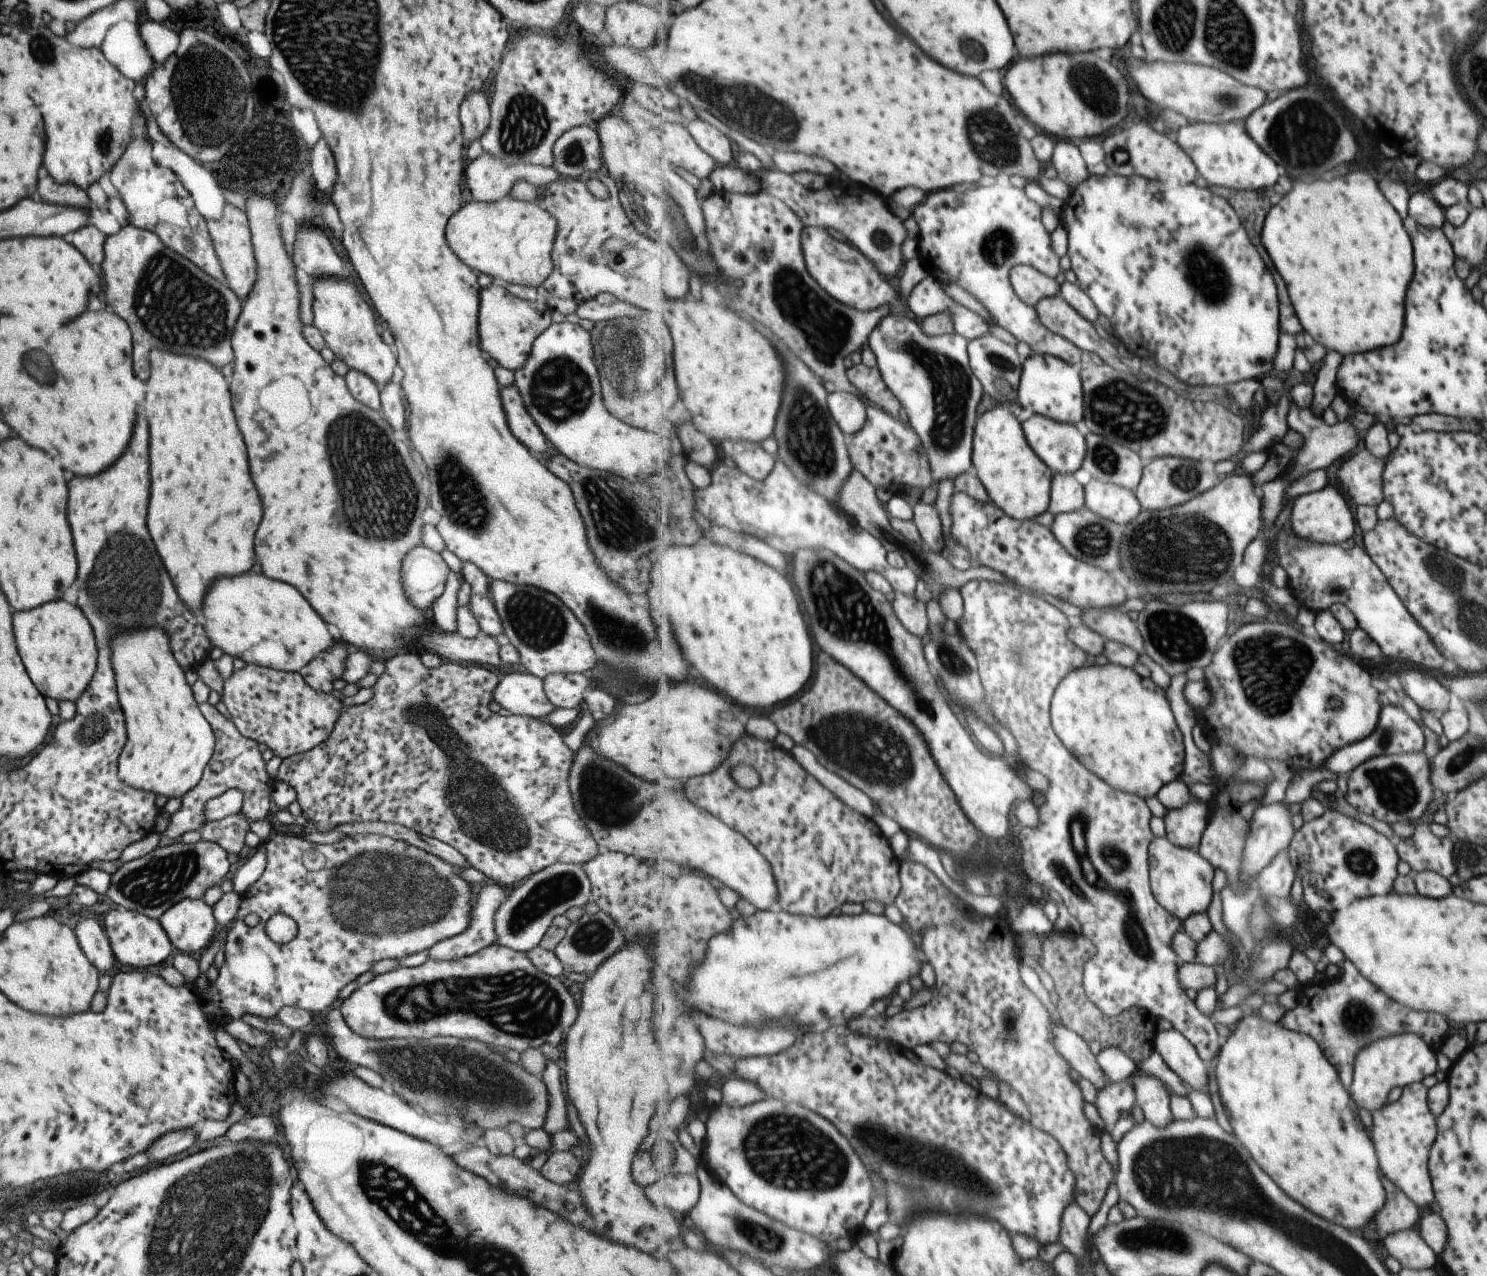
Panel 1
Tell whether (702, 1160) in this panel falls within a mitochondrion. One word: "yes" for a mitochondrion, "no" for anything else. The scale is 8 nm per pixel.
no

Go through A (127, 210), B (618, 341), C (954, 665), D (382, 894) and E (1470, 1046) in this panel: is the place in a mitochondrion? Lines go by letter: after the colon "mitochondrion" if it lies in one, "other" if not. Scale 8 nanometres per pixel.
A: other
B: mitochondrion
C: mitochondrion
D: mitochondrion
E: other

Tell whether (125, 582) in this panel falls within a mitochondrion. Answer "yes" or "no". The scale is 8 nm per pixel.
yes

